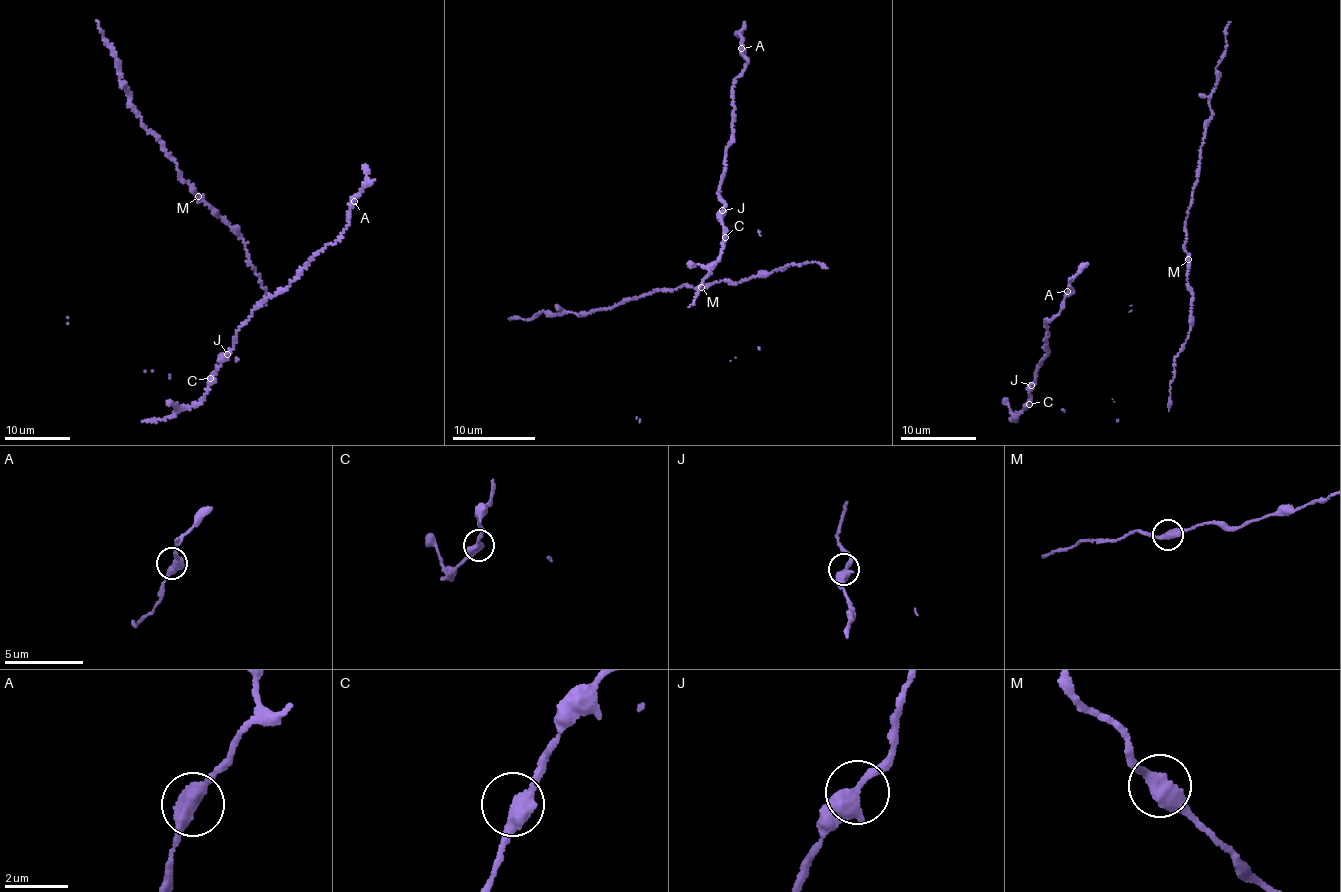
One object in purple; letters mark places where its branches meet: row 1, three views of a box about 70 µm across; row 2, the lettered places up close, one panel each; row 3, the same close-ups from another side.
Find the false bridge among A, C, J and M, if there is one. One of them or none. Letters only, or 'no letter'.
M

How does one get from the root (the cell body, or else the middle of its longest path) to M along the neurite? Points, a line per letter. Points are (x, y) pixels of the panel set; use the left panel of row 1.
M: (264, 302), (265, 288), (250, 264), (240, 232), (199, 196)

